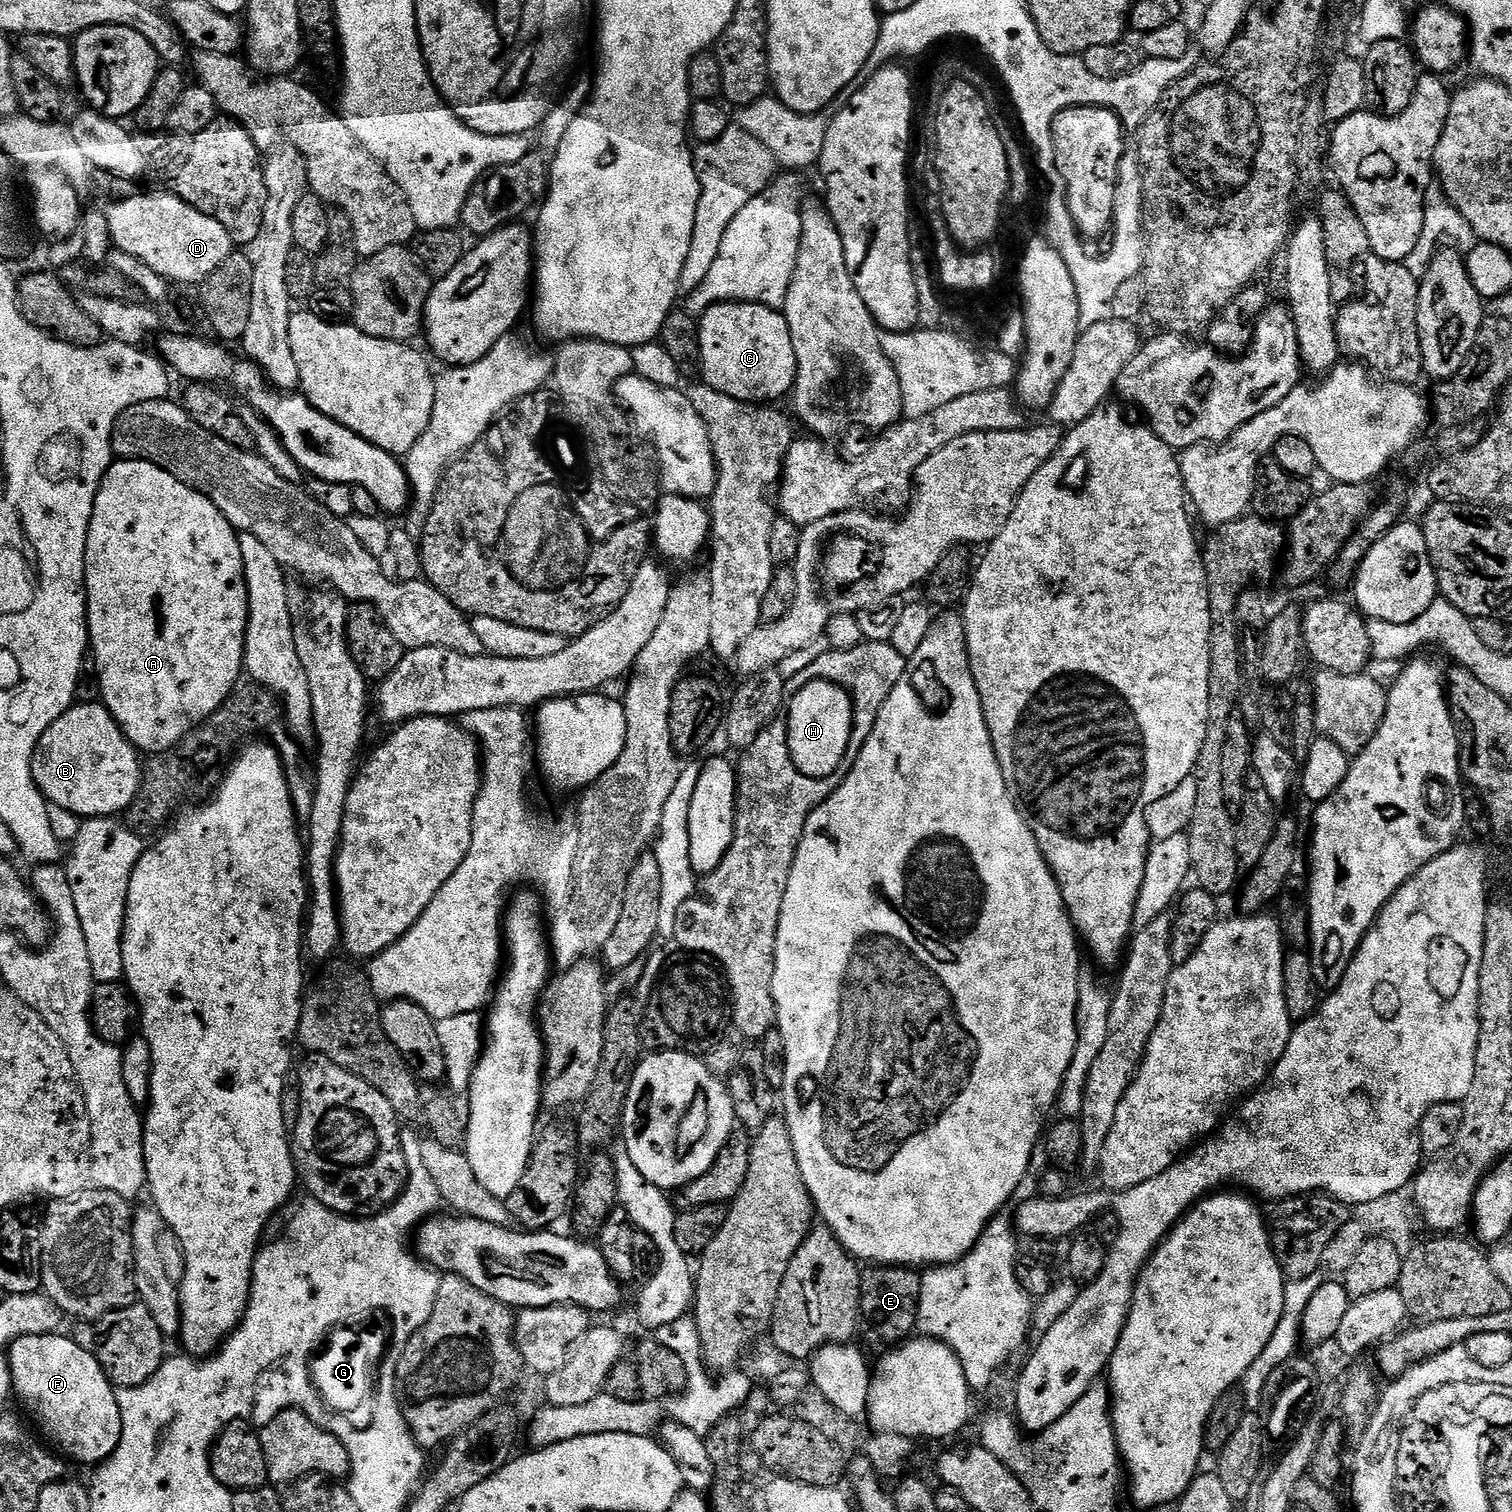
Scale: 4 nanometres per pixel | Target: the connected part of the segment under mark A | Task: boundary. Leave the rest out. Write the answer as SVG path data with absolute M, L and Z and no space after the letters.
M117 459L106 470L106 474L100 479L100 488L96 492L94 498L94 514L90 518L90 530L86 538L86 570L84 571L84 585L86 586L86 594L88 595L88 638L90 641L91 659L96 659L95 675L100 680L100 700L113 718L116 719L116 725L119 726L125 738L130 741L132 747L144 754L159 754L161 752L171 752L187 737L188 733L201 727L204 721L211 720L215 712L219 712L228 700L229 694L236 687L241 679L242 673L245 671L244 666L244 643L246 642L246 626L248 625L248 591L246 590L246 578L244 577L244 563L242 562L242 546L240 545L240 536L235 528L232 527L224 515L222 510L218 510L218 506L214 506L214 502L210 502L210 498L206 498L202 493L195 492L190 486L186 486L182 482L178 482L178 478L171 476L166 470L162 470L157 464L152 464L148 460L125 460Z

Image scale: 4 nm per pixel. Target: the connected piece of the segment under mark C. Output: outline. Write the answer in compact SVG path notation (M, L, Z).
M725 302L722 304L711 304L703 312L698 320L700 326L700 366L699 371L704 372L702 376L703 383L708 384L714 390L721 391L722 394L729 395L730 398L741 400L748 404L763 405L765 402L778 402L789 395L792 391L792 383L796 381L796 359L794 358L794 346L790 342L790 330L784 317L783 311L769 308L766 304L746 304L743 302Z

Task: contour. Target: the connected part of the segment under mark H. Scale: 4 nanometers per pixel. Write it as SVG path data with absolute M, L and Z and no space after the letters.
M812 680L789 699L786 719L787 746L794 766L808 778L837 775L852 737L853 706L848 692L828 680Z

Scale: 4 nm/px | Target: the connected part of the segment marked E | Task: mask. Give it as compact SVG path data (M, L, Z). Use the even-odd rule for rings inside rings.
M868 1266L860 1274L860 1315L888 1343L896 1346L917 1331L916 1315L922 1294L921 1273L908 1266Z

